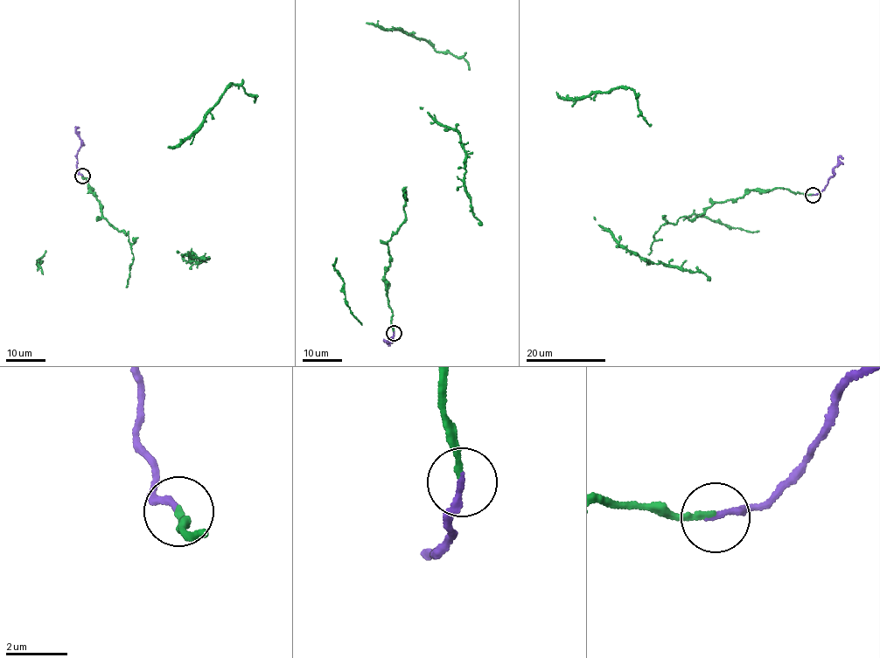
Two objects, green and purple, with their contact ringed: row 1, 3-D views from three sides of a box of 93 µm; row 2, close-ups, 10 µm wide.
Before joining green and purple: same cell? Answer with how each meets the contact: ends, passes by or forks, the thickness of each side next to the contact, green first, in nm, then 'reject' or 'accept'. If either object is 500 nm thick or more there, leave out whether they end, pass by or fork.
green ends there; purple ends there; 200 nm thick on the green side, 200 nm on the other; reject

